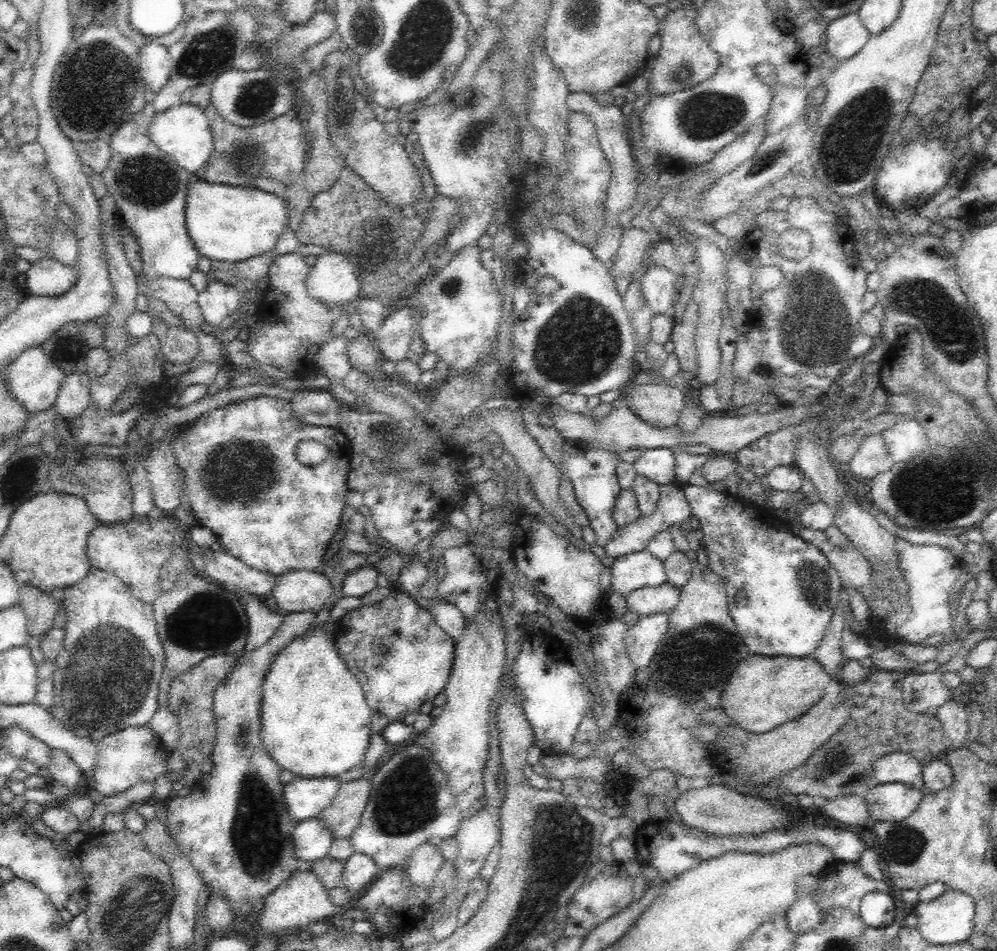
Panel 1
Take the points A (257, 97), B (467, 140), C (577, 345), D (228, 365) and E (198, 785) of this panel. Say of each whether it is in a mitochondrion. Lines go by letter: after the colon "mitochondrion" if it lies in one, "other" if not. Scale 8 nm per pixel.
A: mitochondrion
B: mitochondrion
C: mitochondrion
D: other
E: other

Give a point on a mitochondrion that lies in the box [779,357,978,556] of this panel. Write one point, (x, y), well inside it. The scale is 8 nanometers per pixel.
(903, 488)

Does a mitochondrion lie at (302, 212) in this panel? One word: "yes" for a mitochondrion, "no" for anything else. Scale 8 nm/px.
no

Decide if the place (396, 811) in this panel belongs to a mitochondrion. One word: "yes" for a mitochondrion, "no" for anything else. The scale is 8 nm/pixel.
yes

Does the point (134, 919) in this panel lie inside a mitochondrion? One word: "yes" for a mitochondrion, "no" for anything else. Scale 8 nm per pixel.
yes

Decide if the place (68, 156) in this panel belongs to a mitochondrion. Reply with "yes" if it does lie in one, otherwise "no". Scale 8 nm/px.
no

